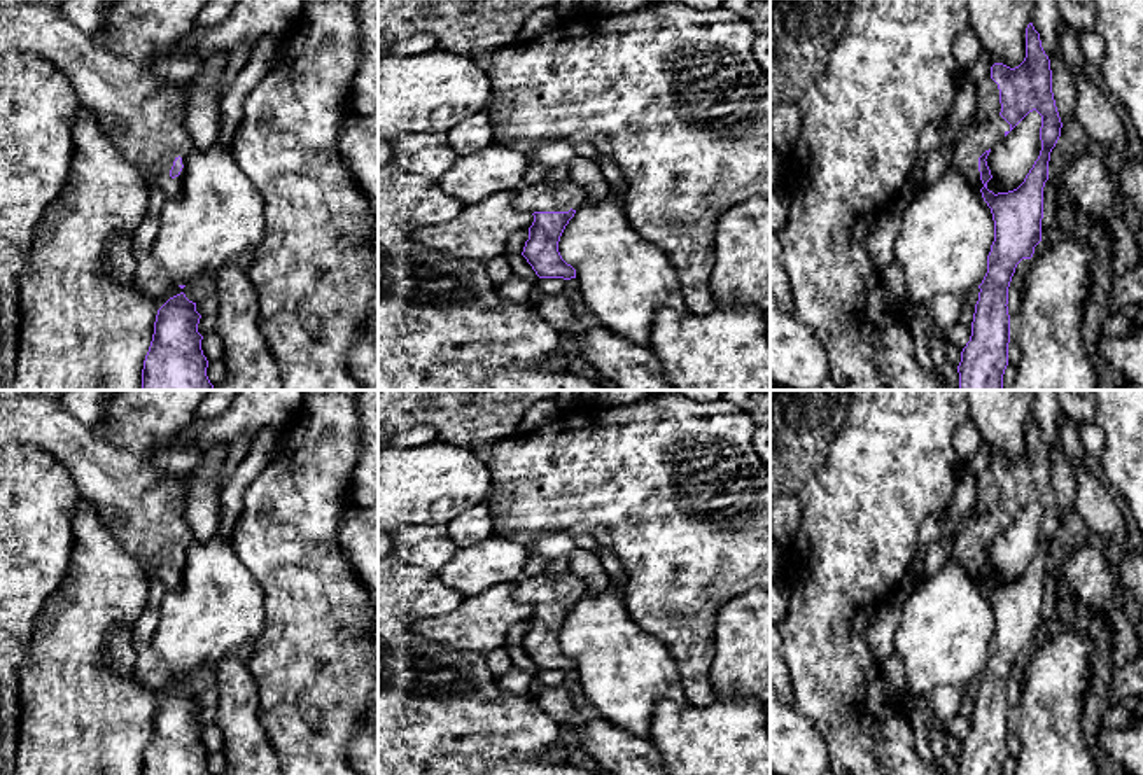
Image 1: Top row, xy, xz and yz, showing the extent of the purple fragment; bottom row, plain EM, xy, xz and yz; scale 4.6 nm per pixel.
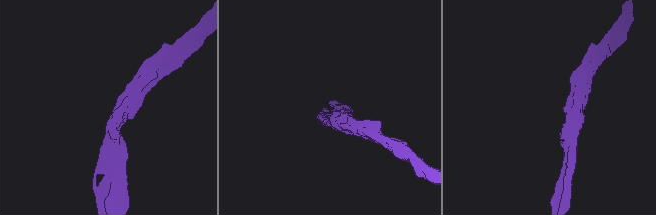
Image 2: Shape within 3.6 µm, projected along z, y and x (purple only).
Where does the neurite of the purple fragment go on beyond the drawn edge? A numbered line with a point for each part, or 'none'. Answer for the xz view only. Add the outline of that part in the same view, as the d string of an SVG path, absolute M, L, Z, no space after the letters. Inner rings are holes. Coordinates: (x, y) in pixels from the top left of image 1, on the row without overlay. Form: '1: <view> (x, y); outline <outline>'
1: xz (546, 588); outline M571 570L562 574L539 574L513 583L513 597L527 604L569 604L578 602L586 583Z

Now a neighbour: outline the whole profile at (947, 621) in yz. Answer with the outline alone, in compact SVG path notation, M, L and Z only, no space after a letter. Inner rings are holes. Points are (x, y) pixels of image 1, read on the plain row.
M949 558L935 576L921 579L910 591L893 637L910 693L926 695L940 686L961 689L982 675L994 633L994 612L982 579L971 577L956 558Z

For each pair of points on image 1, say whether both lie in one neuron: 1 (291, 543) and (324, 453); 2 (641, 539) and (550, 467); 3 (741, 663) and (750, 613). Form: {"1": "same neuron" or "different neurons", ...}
{"1": "same neuron", "2": "same neuron", "3": "same neuron"}

